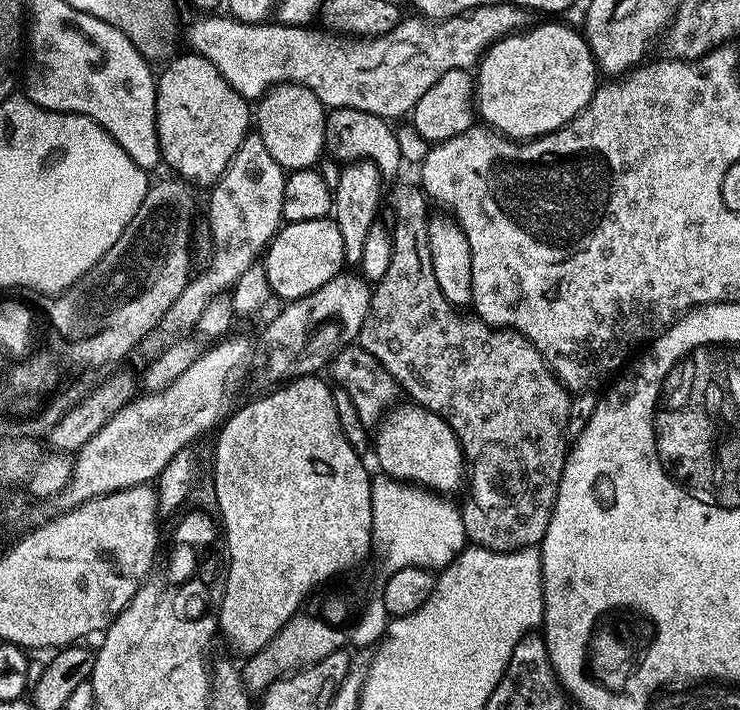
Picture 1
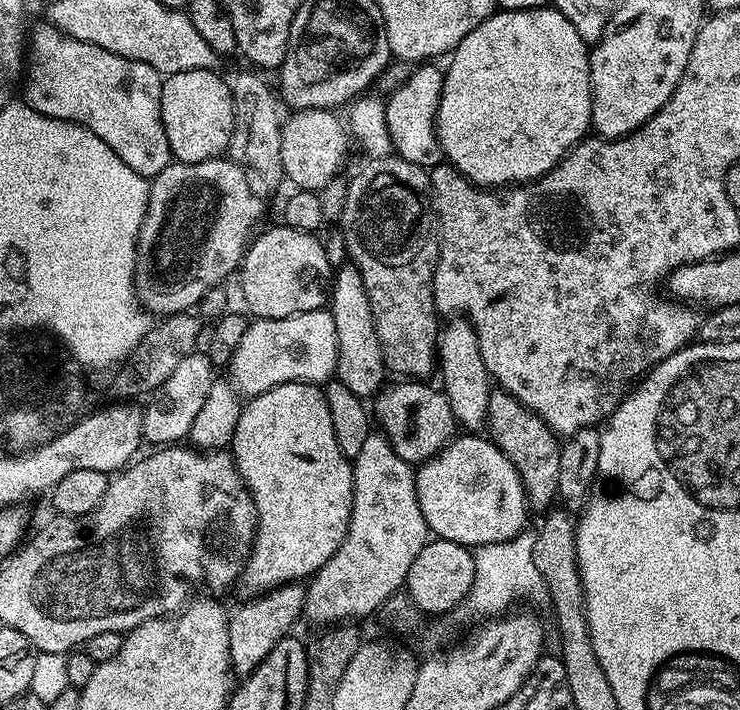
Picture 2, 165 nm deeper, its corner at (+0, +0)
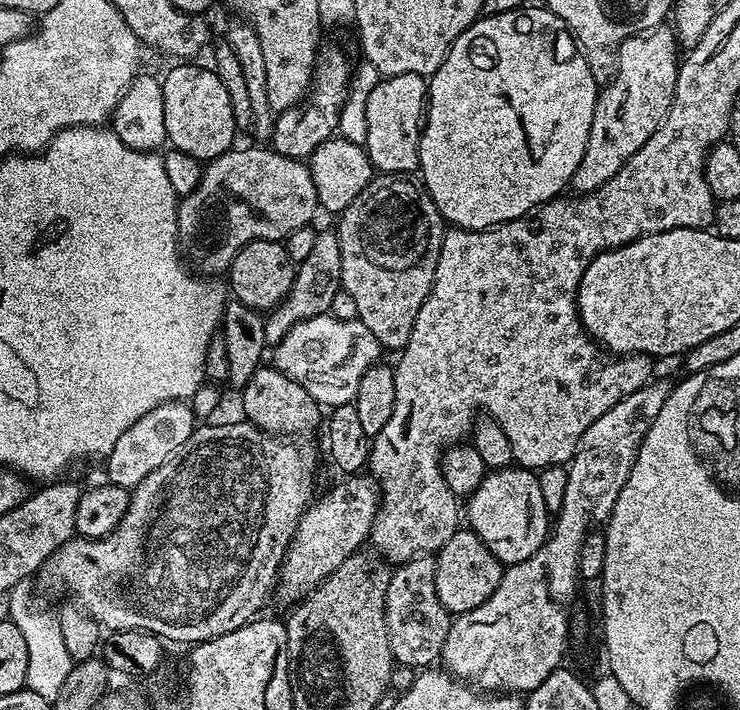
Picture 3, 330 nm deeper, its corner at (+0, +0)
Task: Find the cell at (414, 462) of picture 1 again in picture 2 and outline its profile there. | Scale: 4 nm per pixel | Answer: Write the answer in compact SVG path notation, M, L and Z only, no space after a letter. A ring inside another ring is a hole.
M457 435L438 455L419 465L415 474L418 506L422 506L422 516L426 518L433 537L465 544L475 550L494 542L512 540L529 527L530 509L522 478L510 458L506 458L498 445L483 435Z

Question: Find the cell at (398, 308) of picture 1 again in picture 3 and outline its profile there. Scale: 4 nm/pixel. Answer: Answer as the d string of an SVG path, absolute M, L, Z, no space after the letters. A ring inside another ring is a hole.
M376 174L373 175L372 181L366 186L366 190L362 190L362 194L358 198L354 198L354 202L346 209L345 212L339 213L340 228L338 227L338 235L340 238L342 270L341 285L343 291L348 291L348 296L352 299L352 304L356 307L355 315L366 326L366 330L370 330L370 334L374 334L374 338L378 338L381 349L396 348L395 350L403 350L406 342L410 342L410 330L414 330L414 318L418 318L418 310L422 310L422 302L426 302L426 298L432 289L434 282L434 270L438 266L438 258L440 257L440 247L444 241L446 226L440 219L440 212L434 206L434 202L430 198L428 191L423 188L415 179L405 178L400 174Z

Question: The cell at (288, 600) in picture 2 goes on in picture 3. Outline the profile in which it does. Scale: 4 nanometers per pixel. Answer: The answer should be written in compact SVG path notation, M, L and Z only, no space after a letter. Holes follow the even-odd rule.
M352 474L341 480L344 481L334 485L321 500L316 498L309 503L304 517L298 522L288 553L280 564L274 592L288 606L295 605L313 592L326 577L338 570L338 566L342 566L342 562L346 562L346 558L361 551L372 535L372 523L380 507L376 481L368 474Z

